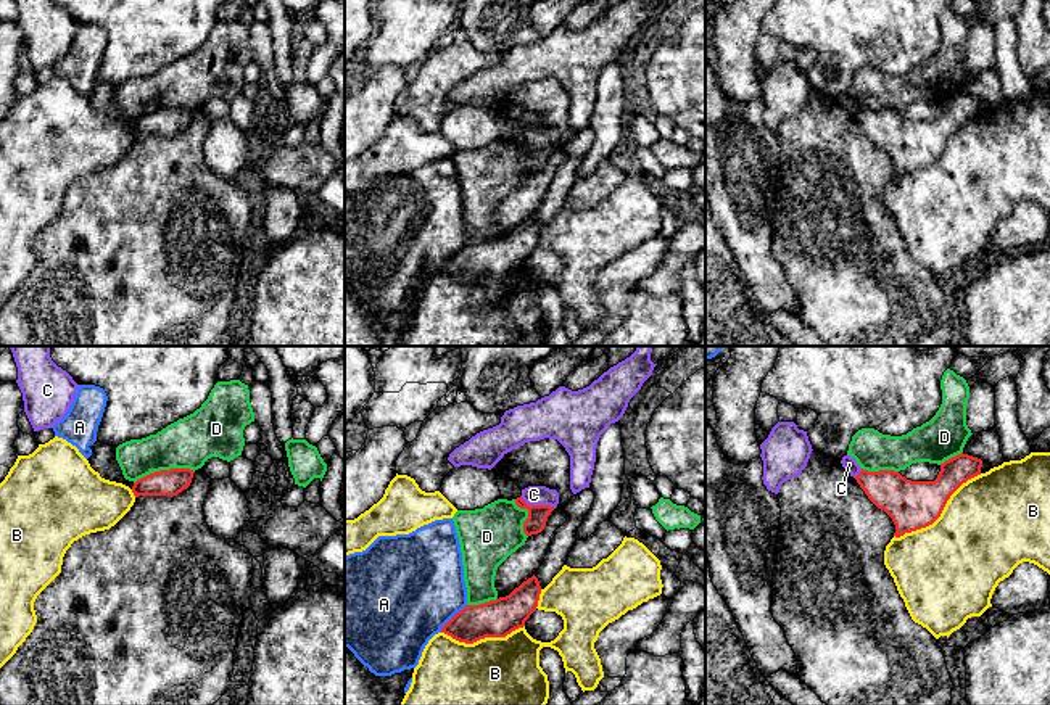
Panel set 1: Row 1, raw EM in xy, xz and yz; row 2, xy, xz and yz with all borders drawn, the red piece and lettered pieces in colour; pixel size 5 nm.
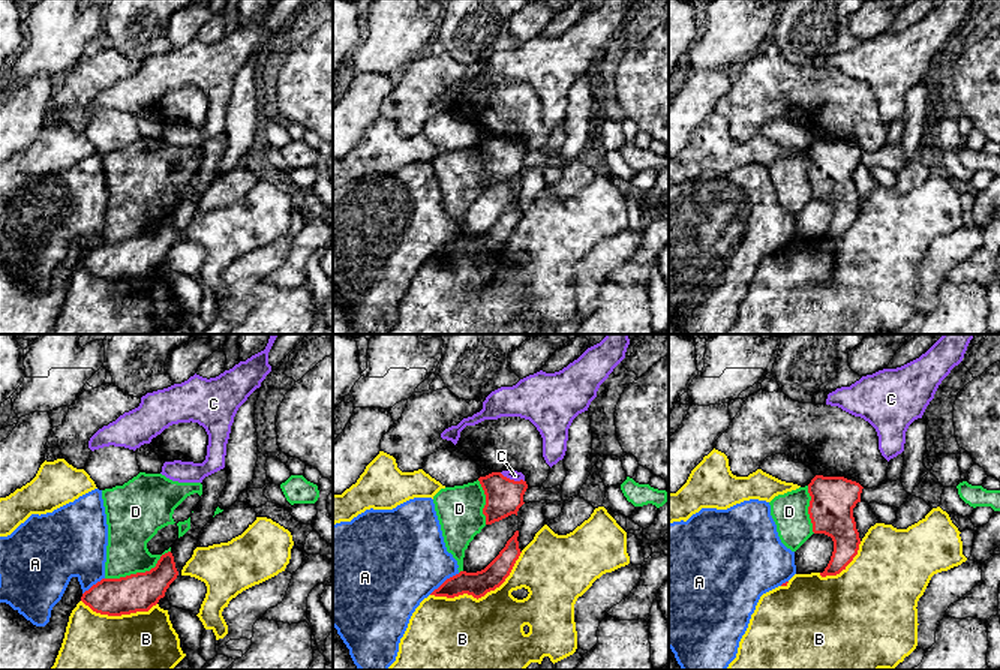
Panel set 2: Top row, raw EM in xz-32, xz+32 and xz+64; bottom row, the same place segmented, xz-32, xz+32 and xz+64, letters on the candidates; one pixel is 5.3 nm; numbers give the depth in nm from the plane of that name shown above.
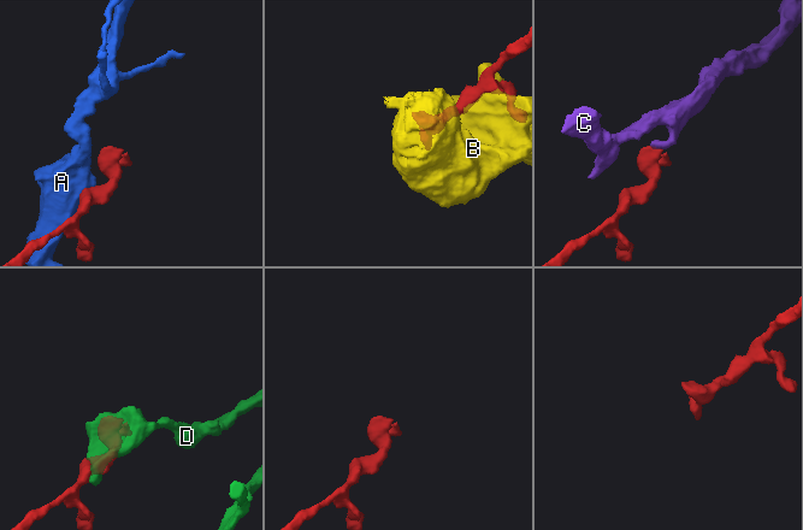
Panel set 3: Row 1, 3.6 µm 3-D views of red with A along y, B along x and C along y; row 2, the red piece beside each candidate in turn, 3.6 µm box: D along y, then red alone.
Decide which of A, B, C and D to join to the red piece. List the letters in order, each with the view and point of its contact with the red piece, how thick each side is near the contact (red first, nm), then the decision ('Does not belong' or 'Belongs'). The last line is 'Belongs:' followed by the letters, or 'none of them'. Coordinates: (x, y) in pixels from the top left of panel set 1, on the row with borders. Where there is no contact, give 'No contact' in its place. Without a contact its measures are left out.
A: Touches red at xz (451, 618). Thickness 190 nm (red) against 500 nm. Does not belong
B: Touches red at yz (941, 512). Thickness 240 nm (red) against 480 nm. Does not belong
C: Touches red at xz (537, 506). Thickness 100 nm (red) against 100 nm. Does not belong
D: Touches red at xy (163, 470). Thickness 130 nm (red) against 260 nm. Does not belong
Belongs: none of them

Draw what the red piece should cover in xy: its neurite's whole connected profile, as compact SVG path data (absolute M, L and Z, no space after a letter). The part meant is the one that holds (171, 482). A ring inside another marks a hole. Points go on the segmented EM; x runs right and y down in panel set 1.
M190 468L159 470L137 480L132 486L132 493L135 497L177 496L190 486L193 473Z

